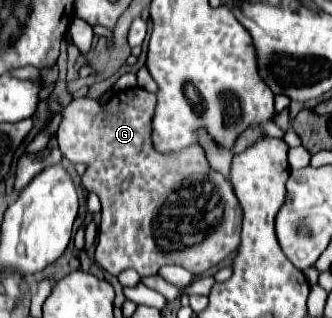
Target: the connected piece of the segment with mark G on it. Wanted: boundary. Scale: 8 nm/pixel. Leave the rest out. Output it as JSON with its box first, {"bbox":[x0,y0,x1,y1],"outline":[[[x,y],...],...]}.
{"bbox":[58,87,242,277],"outline":[[[134,87],[134,89],[126,89],[126,91],[118,91],[110,97],[108,103],[100,105],[98,101],[94,99],[72,99],[70,105],[62,107],[62,113],[64,113],[64,119],[60,123],[60,129],[58,129],[58,145],[60,145],[60,151],[64,153],[64,157],[72,163],[86,163],[88,169],[86,173],[82,175],[82,185],[88,189],[88,191],[96,191],[100,201],[102,201],[102,223],[100,223],[100,233],[98,233],[98,245],[96,245],[96,263],[108,271],[110,275],[118,277],[122,271],[126,269],[134,269],[138,271],[142,277],[148,277],[148,275],[156,275],[160,271],[160,267],[164,265],[182,265],[186,269],[190,269],[194,275],[200,275],[204,271],[208,271],[210,267],[218,265],[220,261],[224,261],[230,253],[234,253],[240,245],[240,233],[242,233],[242,207],[234,195],[234,189],[230,187],[230,183],[220,175],[216,173],[214,169],[210,169],[202,149],[198,147],[192,147],[180,155],[172,155],[172,157],[166,157],[166,155],[160,155],[158,151],[154,151],[152,143],[150,143],[150,123],[152,123],[152,117],[154,117],[154,107],[156,107],[156,95],[150,93],[150,91],[144,91],[140,87]]]}

